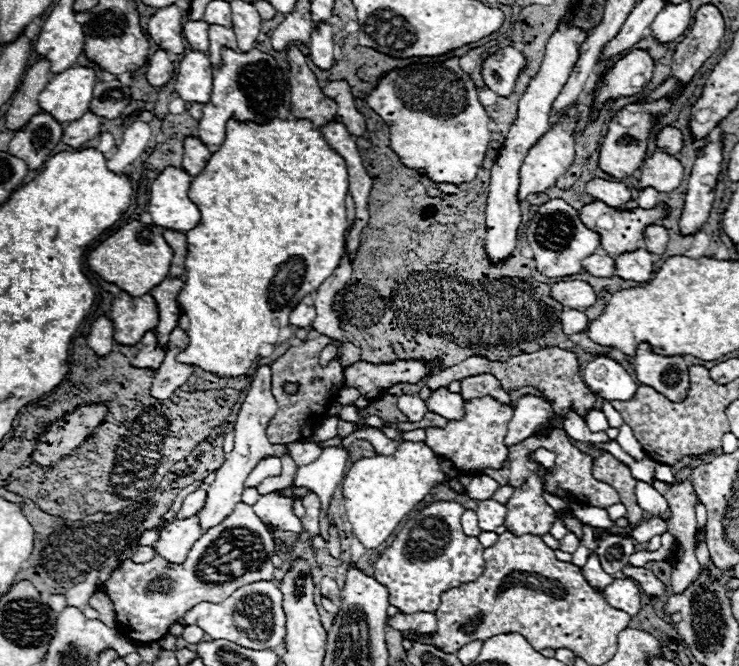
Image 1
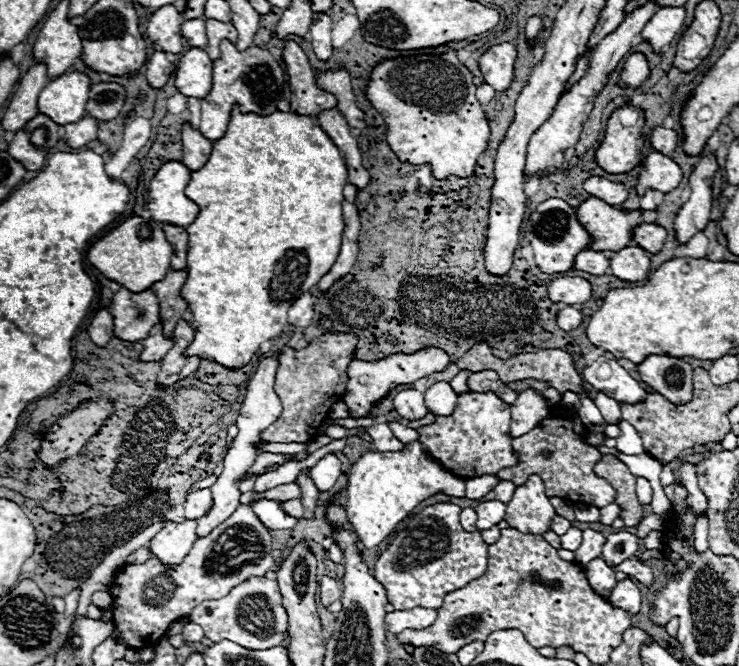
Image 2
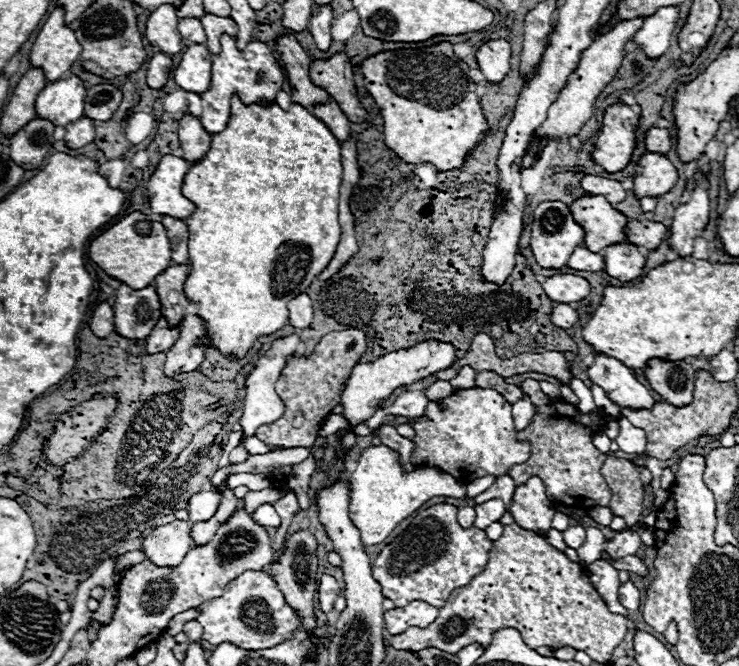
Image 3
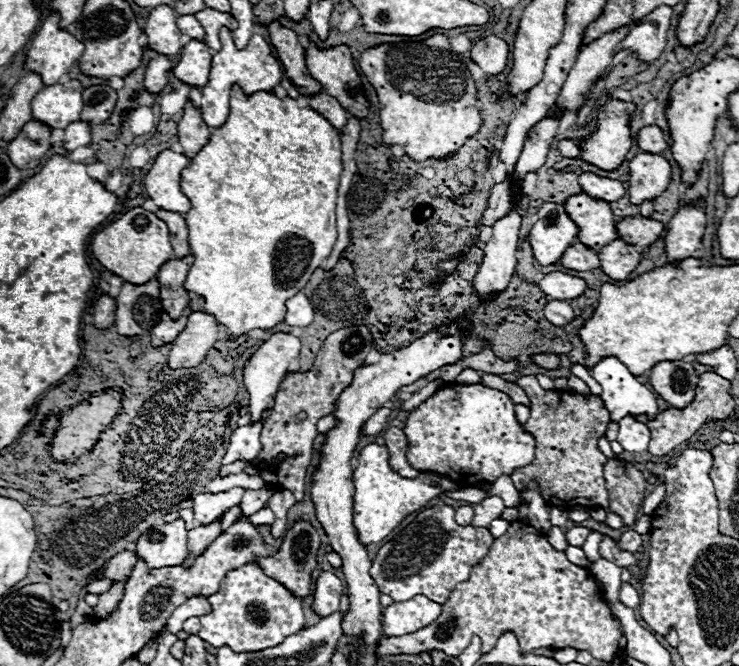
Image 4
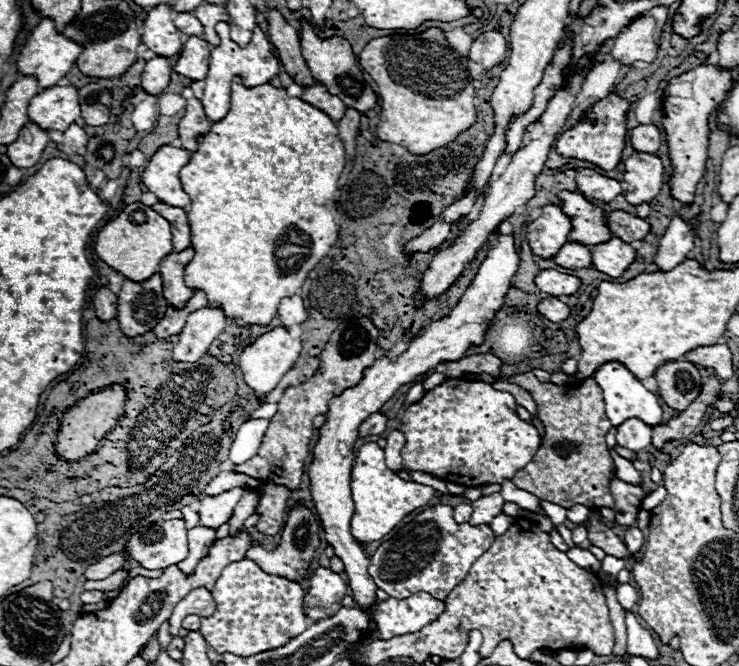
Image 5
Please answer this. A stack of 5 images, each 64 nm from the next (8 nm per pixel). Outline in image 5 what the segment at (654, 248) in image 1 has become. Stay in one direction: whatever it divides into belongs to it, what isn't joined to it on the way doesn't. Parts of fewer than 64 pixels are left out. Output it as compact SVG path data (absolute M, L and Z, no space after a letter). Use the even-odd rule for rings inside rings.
M622 210L606 212L606 224L610 226L610 232L616 238L626 240L628 244L634 242L634 240L642 240L650 232L650 224L646 220L630 216L630 214L622 212Z

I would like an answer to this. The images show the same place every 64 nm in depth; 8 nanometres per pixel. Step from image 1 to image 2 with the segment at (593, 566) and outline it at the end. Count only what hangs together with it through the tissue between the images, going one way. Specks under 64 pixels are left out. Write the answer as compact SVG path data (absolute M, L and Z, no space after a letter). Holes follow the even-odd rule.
M602 558L592 560L592 564L586 564L586 578L590 580L590 586L610 602L610 592L616 582L616 570L610 568Z

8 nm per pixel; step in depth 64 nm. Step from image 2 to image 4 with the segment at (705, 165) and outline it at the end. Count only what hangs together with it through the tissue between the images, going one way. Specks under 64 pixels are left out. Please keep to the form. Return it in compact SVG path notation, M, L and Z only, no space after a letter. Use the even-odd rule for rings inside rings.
M698 206L680 208L678 214L670 220L664 236L664 254L666 264L678 264L680 260L692 256L698 248L706 226L706 214Z

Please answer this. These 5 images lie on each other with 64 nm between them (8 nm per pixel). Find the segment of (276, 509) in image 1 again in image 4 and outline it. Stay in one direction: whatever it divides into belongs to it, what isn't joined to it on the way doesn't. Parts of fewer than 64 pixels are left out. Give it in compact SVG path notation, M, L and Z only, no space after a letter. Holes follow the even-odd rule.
M262 508L262 510L258 510L256 514L252 514L248 520L250 520L250 524L254 524L254 526L262 526L262 524L270 524L270 522L274 520L274 514L272 514L268 508Z

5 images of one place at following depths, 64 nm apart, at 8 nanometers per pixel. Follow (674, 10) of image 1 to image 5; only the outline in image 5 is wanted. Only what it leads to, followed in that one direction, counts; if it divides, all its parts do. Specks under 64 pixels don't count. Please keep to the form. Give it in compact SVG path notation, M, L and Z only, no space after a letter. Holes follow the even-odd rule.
M656 6L628 26L612 40L610 56L620 64L634 64L634 62L652 62L658 52L660 34L664 24L668 22L668 10L664 6Z

